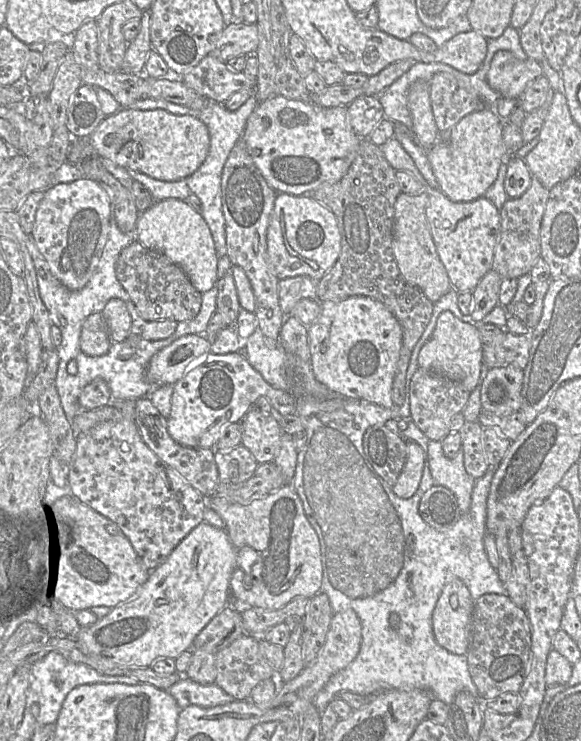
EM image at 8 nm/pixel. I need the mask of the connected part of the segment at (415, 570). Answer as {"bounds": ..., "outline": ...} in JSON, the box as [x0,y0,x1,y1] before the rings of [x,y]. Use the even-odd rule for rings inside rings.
{"bounds":[244,329,508,713],"outline":[[[258,329],[251,336],[245,339],[244,347],[247,351],[246,359],[253,366],[253,368],[259,372],[264,380],[273,388],[283,390],[292,395],[296,402],[296,415],[306,419],[307,439],[305,444],[300,449],[297,449],[297,465],[292,481],[292,486],[298,493],[303,503],[308,521],[317,532],[319,537],[323,561],[322,591],[327,594],[333,613],[342,612],[347,609],[353,609],[358,615],[362,627],[361,646],[358,655],[348,666],[338,671],[331,677],[322,690],[315,696],[313,705],[320,713],[322,713],[324,708],[330,704],[332,700],[339,695],[339,693],[344,691],[366,696],[375,696],[381,692],[391,690],[423,690],[431,694],[434,699],[440,700],[447,705],[452,704],[456,695],[462,691],[468,692],[476,697],[480,697],[478,689],[469,672],[467,656],[451,653],[437,643],[432,629],[432,614],[442,589],[447,583],[454,579],[460,579],[465,583],[474,600],[487,593],[508,596],[505,584],[500,580],[495,568],[488,560],[483,541],[487,532],[487,496],[496,467],[489,467],[485,475],[475,480],[470,508],[466,513],[464,513],[462,518],[454,527],[449,530],[438,530],[433,528],[423,520],[419,513],[420,498],[424,492],[435,483],[427,461],[424,466],[420,485],[416,493],[410,498],[401,498],[393,492],[392,485],[383,480],[376,472],[371,462],[367,458],[363,447],[363,437],[369,427],[373,425],[384,425],[386,421],[390,419],[399,420],[403,417],[410,416],[409,394],[406,393],[406,399],[403,405],[394,405],[392,408],[385,408],[366,400],[348,398],[339,393],[335,393],[317,380],[313,373],[310,361],[303,360],[297,355],[286,352],[279,345],[278,341],[268,339]],[[391,613],[397,613],[399,615],[400,624],[398,626],[390,626],[389,615]]]}

